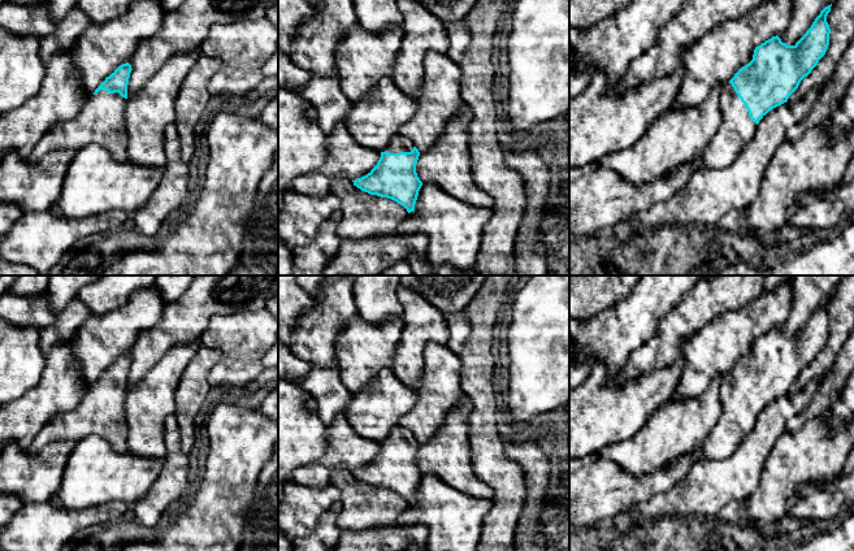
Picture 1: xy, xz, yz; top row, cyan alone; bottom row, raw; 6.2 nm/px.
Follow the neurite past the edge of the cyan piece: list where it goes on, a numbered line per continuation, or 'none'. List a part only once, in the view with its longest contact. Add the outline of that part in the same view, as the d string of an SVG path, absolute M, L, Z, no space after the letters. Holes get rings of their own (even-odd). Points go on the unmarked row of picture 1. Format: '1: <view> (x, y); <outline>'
1: yz (737, 420); M729 373L724 374L721 382L721 405L721 418L702 448L707 460L729 457L758 421L758 416L749 408L745 395Z

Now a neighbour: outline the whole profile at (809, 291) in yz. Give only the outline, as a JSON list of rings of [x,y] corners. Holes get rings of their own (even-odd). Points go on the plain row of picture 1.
[[[793,276],[793,305],[788,320],[777,327],[786,337],[796,334],[811,318],[820,303],[831,296],[844,276]]]

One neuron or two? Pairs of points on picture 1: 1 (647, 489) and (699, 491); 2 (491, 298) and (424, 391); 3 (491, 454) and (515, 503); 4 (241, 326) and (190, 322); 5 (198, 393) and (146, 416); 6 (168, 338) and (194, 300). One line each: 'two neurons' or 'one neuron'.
1: two neurons
2: two neurons
3: one neuron
4: two neurons
5: two neurons
6: one neuron

